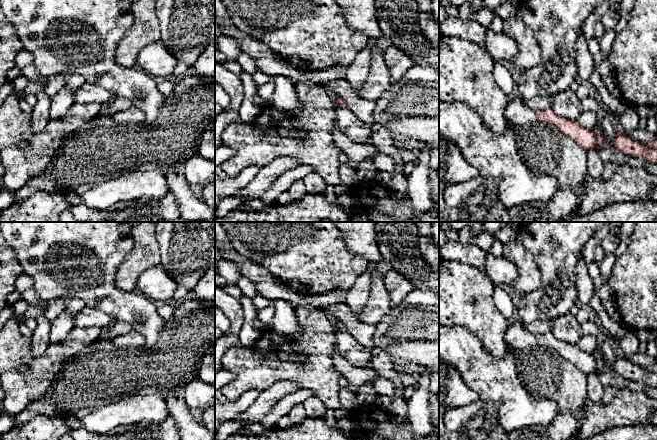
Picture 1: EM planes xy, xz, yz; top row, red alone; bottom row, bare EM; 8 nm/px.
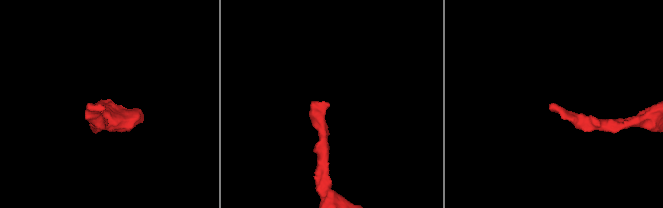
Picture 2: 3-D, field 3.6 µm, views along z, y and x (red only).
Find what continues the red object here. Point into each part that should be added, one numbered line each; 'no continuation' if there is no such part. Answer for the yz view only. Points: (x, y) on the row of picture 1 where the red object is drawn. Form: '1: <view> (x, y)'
1: yz (516, 111)

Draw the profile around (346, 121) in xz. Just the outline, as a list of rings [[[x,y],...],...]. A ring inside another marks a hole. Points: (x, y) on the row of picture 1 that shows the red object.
[[[334,102],[334,112],[336,115],[336,126],[351,141],[366,144],[371,137],[370,126],[360,121],[355,114],[347,107],[341,107]]]

